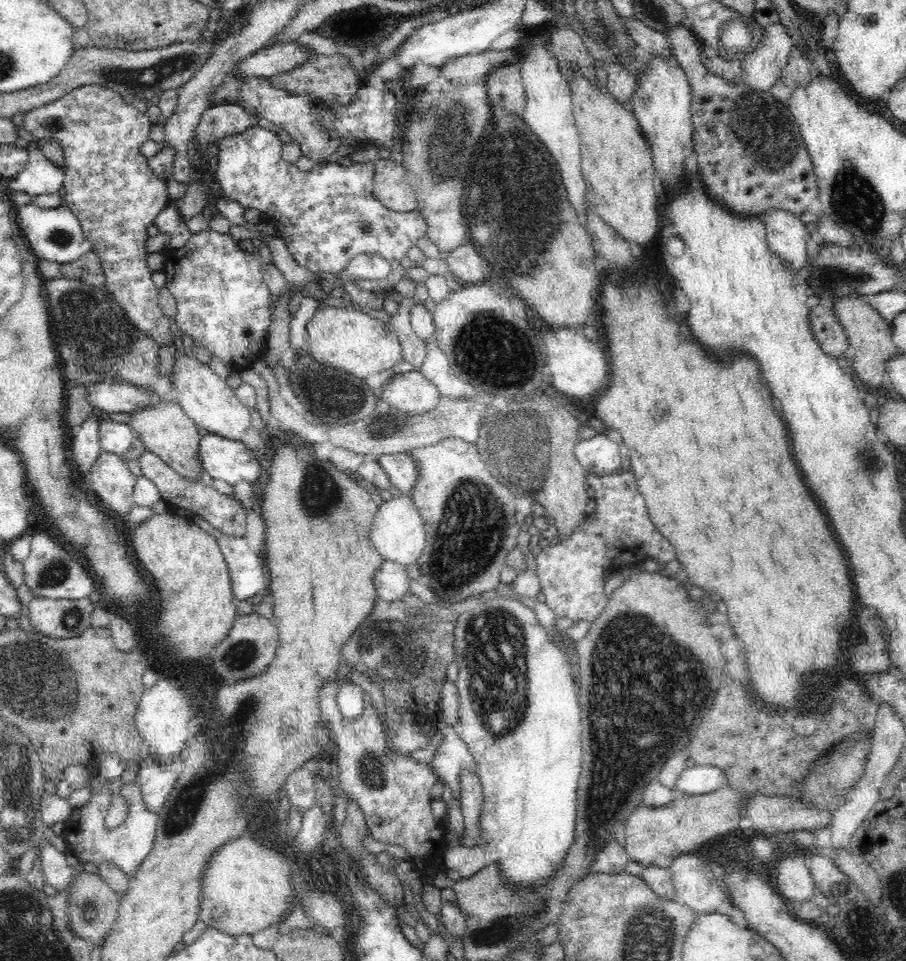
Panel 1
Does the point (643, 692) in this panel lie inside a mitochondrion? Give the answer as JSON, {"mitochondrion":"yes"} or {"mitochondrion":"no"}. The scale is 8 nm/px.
{"mitochondrion":"yes"}

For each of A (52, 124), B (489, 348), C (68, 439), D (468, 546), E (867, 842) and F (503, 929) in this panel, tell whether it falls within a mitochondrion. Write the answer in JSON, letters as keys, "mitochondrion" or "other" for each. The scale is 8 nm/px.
{"A":"mitochondrion","B":"mitochondrion","C":"other","D":"mitochondrion","E":"other","F":"mitochondrion"}

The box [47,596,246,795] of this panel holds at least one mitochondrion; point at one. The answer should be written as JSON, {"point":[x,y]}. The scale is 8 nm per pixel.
{"point":[72,619]}

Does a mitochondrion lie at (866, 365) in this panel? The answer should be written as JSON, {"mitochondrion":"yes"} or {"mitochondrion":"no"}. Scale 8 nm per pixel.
{"mitochondrion":"no"}

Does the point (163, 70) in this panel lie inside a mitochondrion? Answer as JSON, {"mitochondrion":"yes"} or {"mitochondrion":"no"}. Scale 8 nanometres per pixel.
{"mitochondrion":"yes"}

